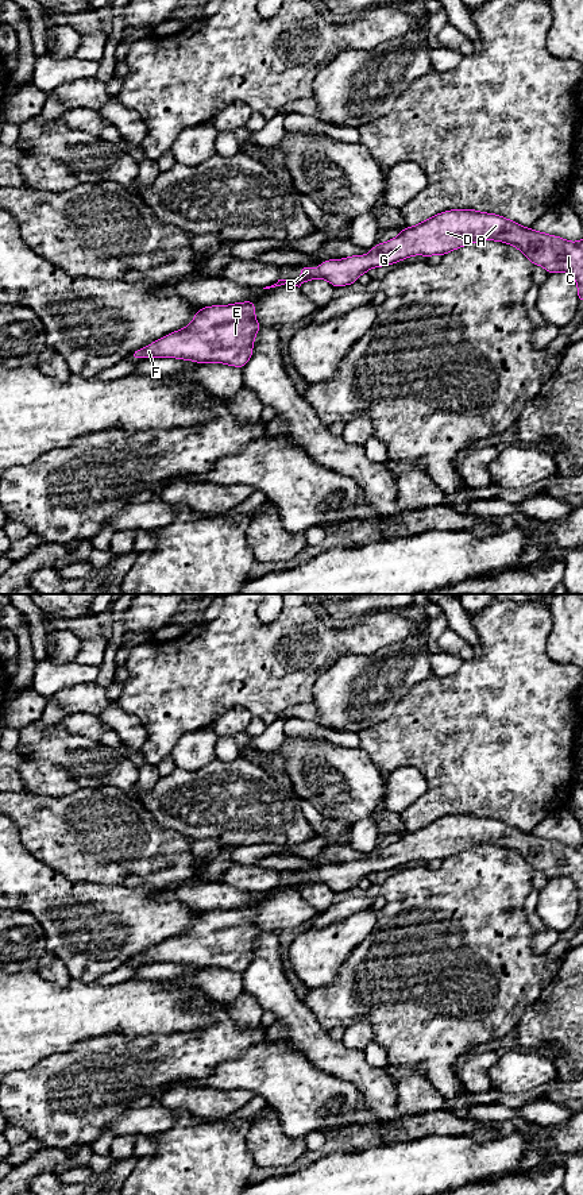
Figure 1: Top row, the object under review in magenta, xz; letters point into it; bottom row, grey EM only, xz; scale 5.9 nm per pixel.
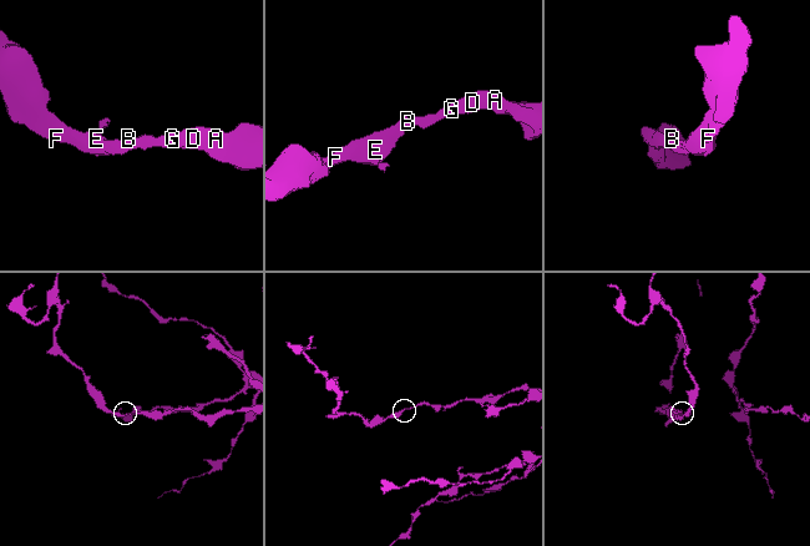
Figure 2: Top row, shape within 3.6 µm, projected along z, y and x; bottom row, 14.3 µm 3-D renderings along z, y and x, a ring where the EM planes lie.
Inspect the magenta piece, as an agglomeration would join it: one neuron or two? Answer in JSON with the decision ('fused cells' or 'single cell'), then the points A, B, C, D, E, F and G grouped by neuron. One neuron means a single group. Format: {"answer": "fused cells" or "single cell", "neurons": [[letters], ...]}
{"answer": "single cell", "neurons": [["A", "B", "C", "D", "E", "F", "G"]]}

